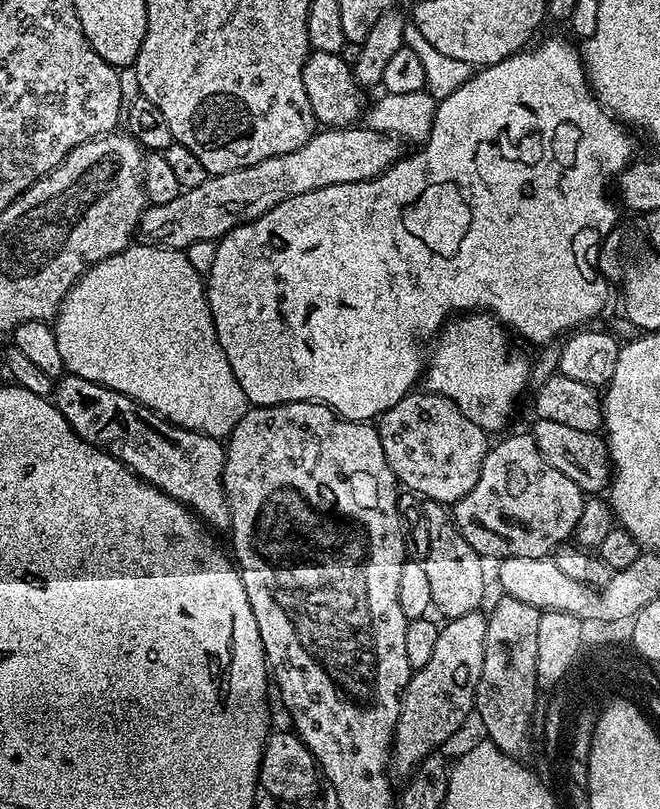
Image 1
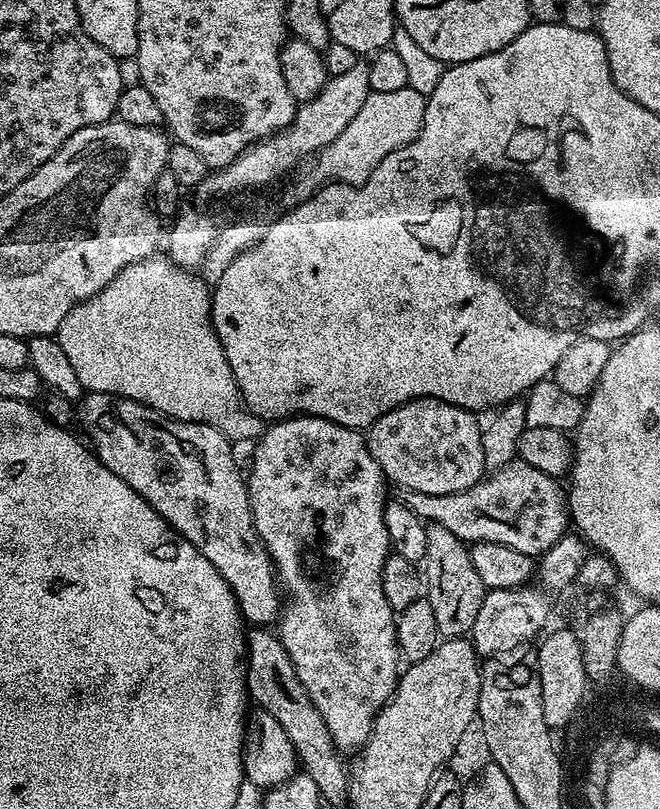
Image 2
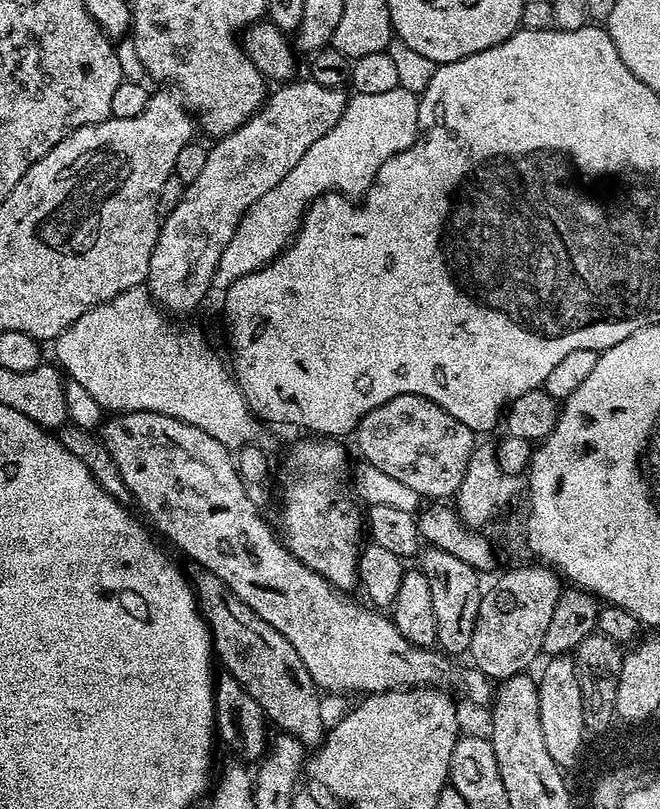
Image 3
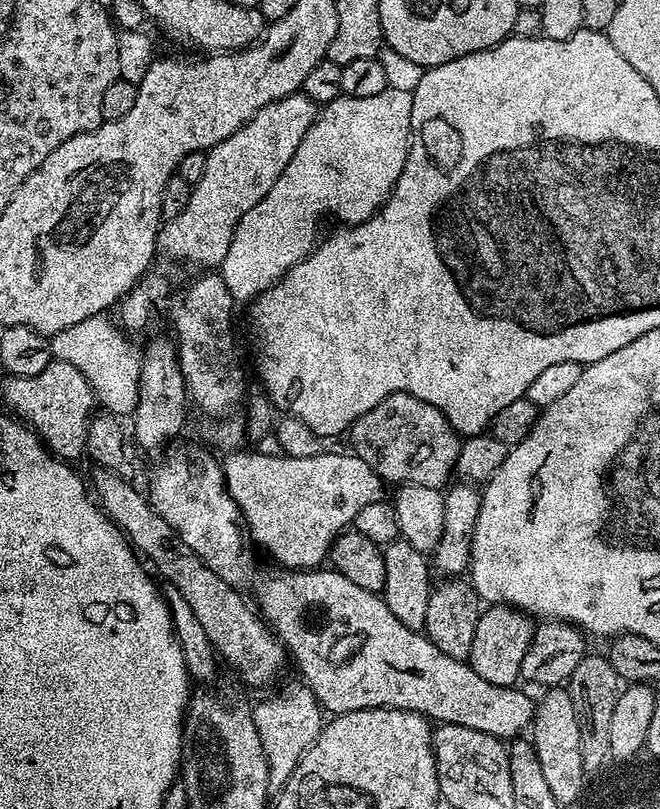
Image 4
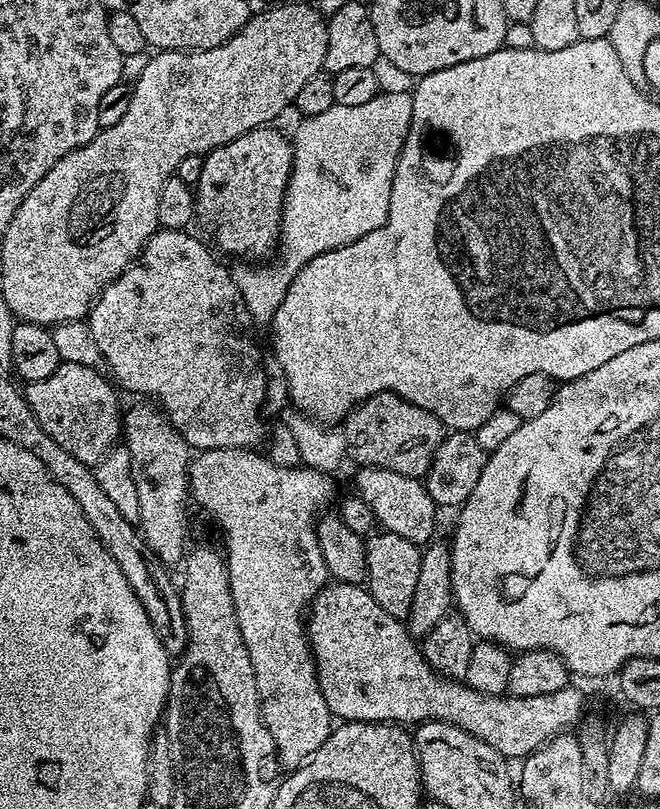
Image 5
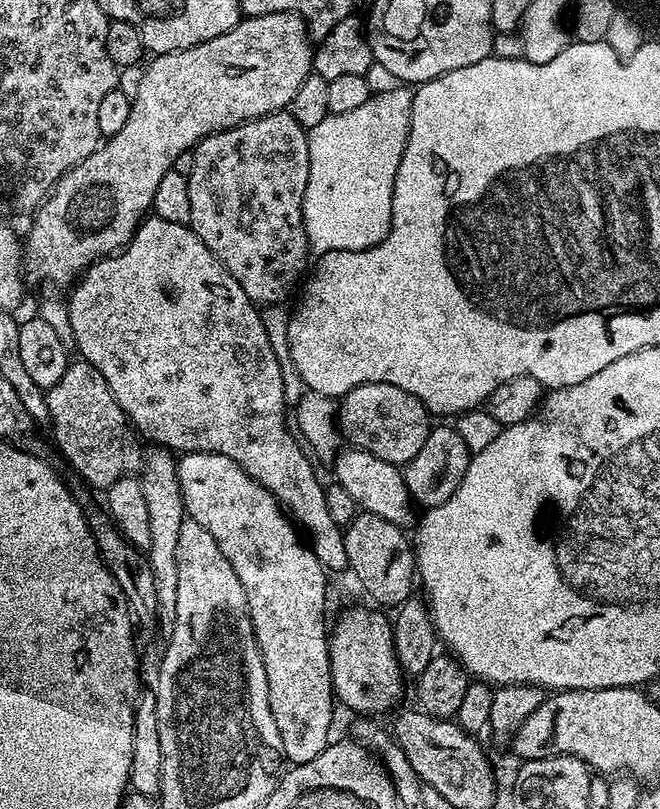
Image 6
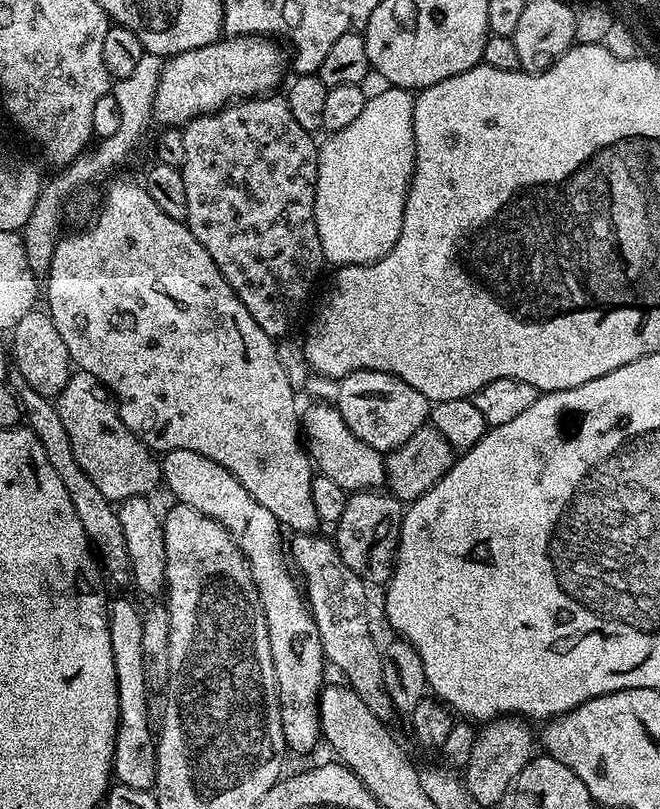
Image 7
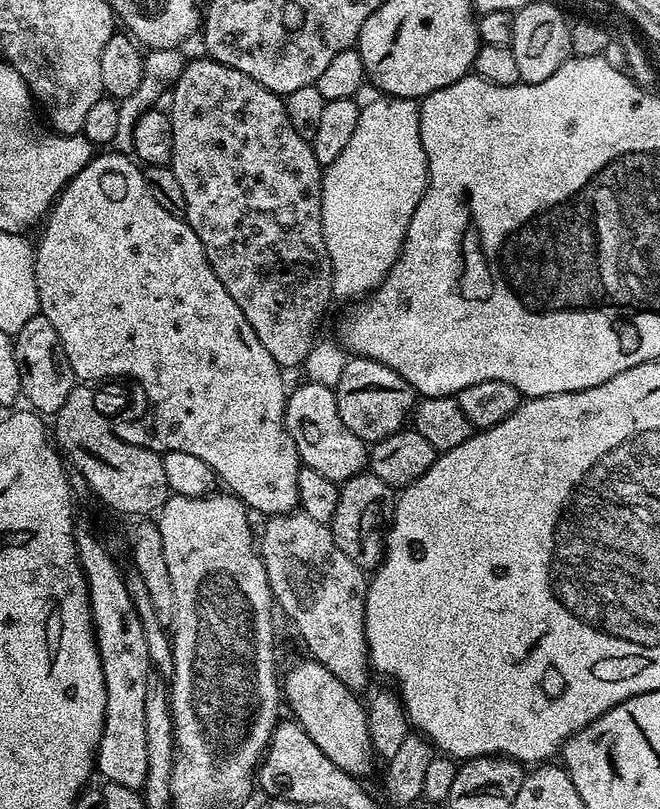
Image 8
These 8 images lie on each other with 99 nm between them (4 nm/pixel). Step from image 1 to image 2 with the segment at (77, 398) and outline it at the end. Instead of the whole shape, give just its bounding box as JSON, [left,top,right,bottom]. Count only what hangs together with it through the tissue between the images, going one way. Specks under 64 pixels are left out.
[75,391,282,626]

